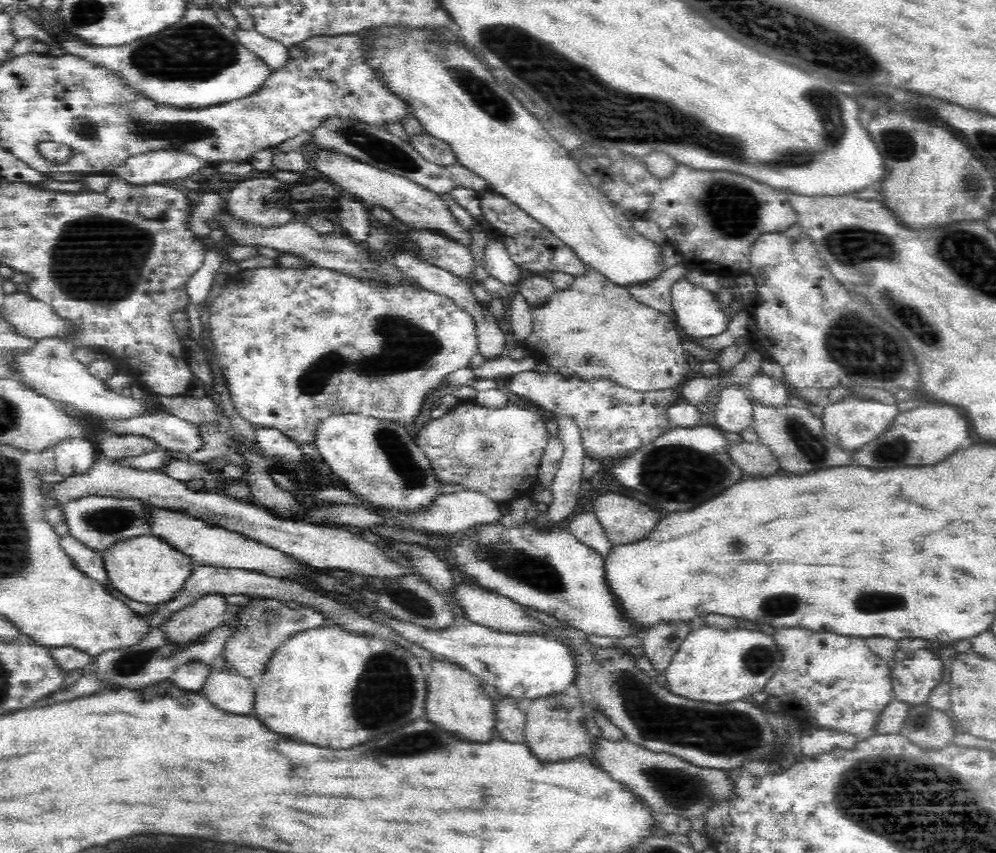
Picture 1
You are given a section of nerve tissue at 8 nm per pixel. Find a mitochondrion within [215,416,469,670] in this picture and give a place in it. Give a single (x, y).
(411, 474)

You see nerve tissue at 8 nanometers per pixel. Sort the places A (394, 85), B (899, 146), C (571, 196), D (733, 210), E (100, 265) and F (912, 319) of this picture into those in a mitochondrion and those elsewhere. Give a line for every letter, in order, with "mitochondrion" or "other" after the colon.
A: other
B: mitochondrion
C: other
D: mitochondrion
E: mitochondrion
F: mitochondrion

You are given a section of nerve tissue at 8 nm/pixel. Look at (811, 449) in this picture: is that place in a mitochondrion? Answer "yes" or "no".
yes

